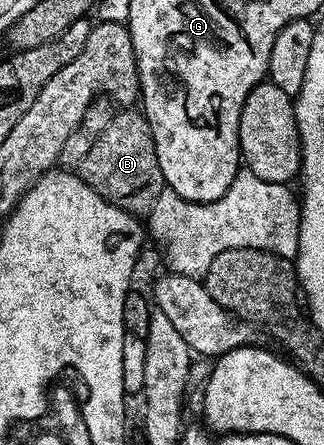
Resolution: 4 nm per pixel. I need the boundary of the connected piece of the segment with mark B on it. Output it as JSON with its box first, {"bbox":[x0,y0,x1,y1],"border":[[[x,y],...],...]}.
{"bbox":[78,112,166,215],"border":[[[117,112],[112,118],[110,127],[106,127],[106,131],[102,131],[98,143],[94,143],[94,147],[90,147],[86,159],[82,159],[82,163],[78,167],[78,176],[98,195],[102,195],[102,199],[109,201],[114,207],[133,215],[151,213],[158,195],[166,186],[162,167],[158,165],[158,151],[154,147],[154,135],[150,131],[150,123],[144,118],[143,112]]]}

